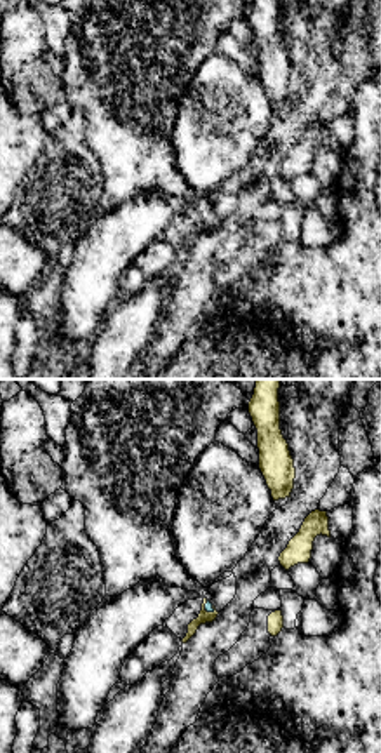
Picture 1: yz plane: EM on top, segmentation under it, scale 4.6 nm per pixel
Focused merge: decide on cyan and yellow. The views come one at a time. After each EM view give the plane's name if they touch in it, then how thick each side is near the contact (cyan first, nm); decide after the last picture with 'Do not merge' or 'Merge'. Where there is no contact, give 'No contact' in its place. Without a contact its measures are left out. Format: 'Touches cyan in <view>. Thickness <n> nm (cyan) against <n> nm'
Touches cyan in yz. Thickness 30 nm (cyan) against 60 nm

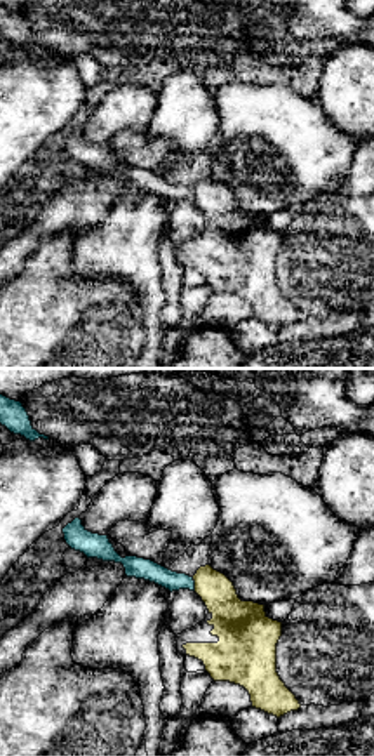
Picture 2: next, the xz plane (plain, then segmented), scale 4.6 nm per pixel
Touches cyan in xz. Thickness 100 nm (cyan) against 200 nm

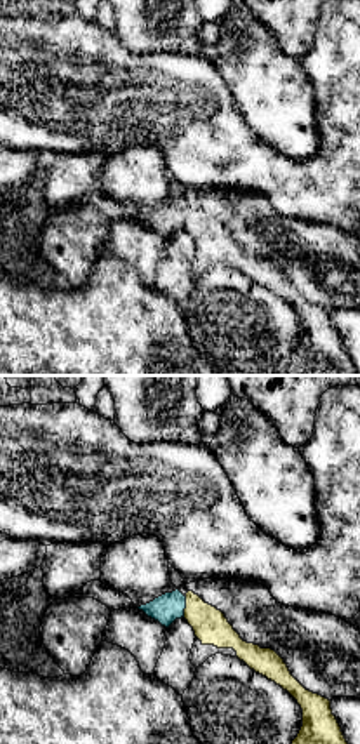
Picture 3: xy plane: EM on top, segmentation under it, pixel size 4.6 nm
Touches cyan in xy. Thickness 140 nm (cyan) against 160 nm

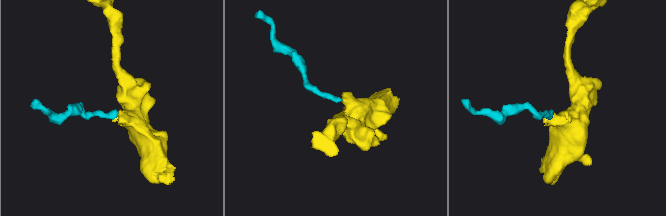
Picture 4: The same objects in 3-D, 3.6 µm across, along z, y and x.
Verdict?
Merge

